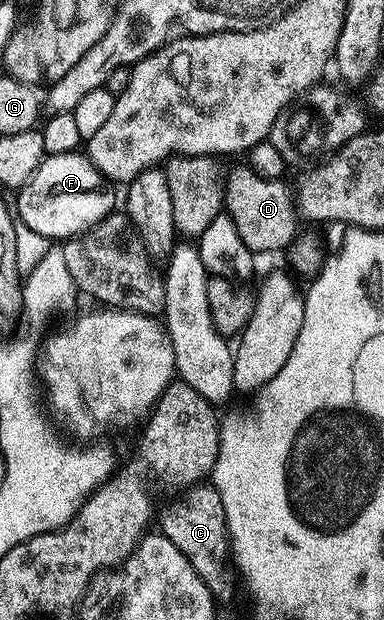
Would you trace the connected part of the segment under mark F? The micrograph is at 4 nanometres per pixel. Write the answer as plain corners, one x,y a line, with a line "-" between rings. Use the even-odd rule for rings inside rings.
82,152
44,156
29,183
18,190
18,220
43,237
77,237
94,227
101,219
105,219
116,208
114,195
103,185
107,186
104,177

